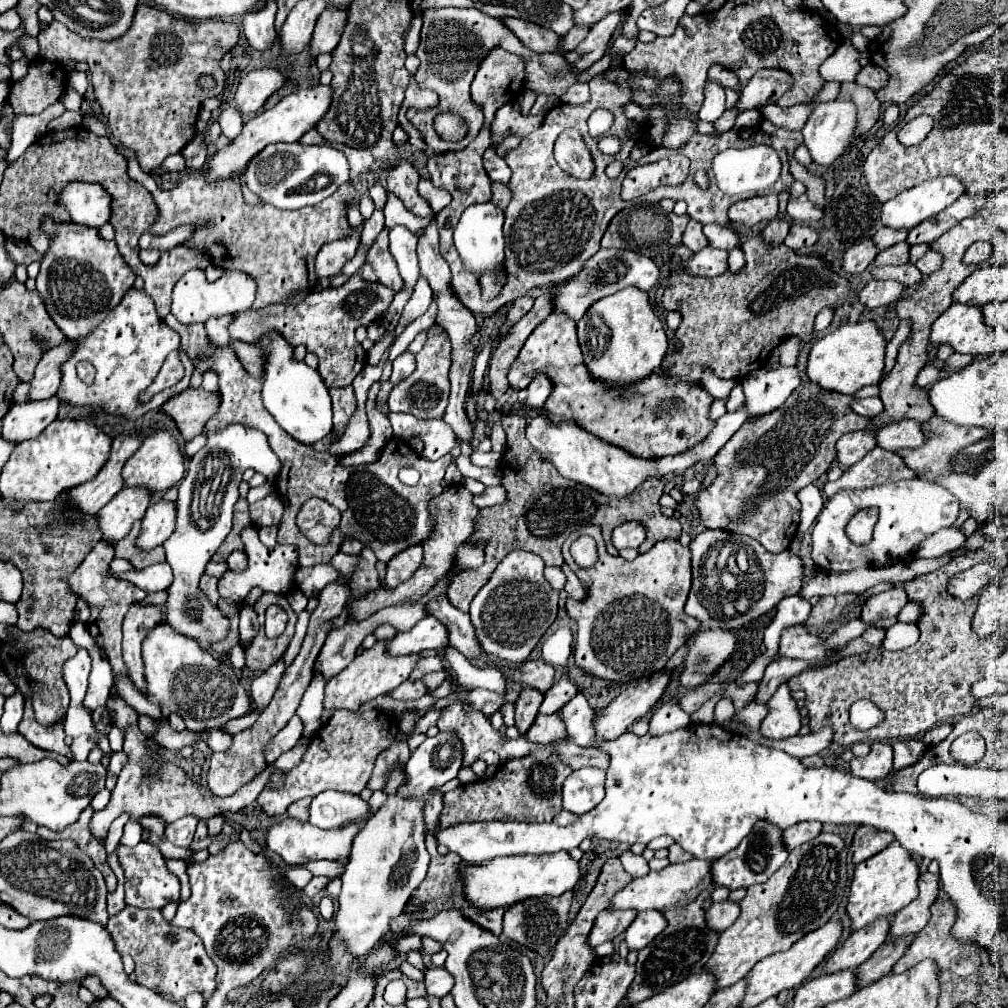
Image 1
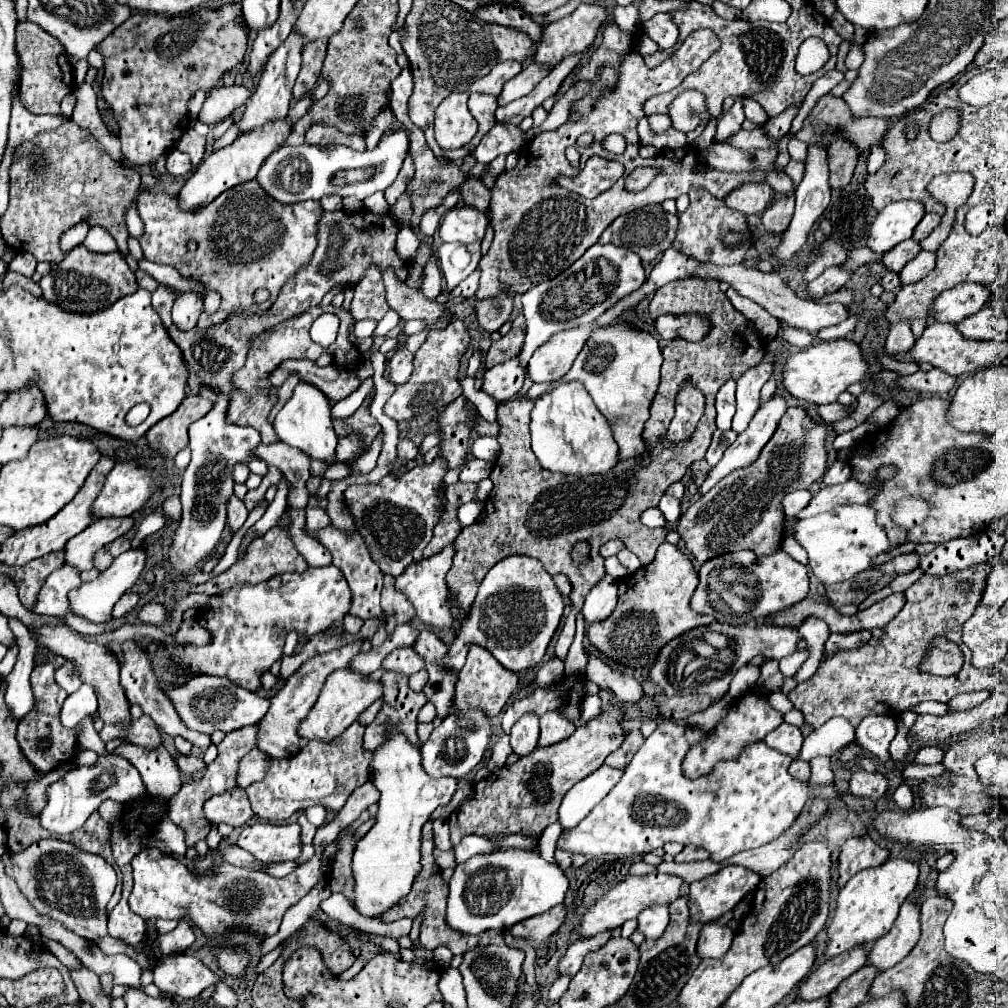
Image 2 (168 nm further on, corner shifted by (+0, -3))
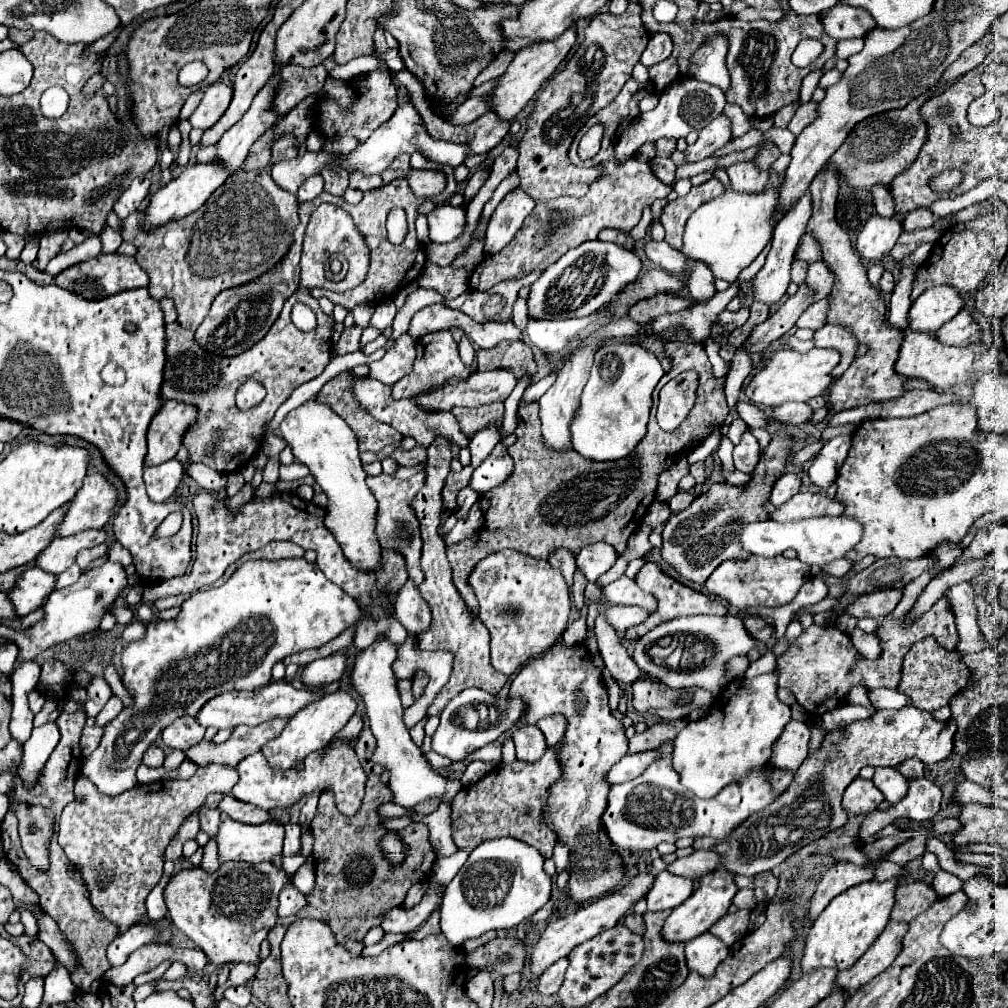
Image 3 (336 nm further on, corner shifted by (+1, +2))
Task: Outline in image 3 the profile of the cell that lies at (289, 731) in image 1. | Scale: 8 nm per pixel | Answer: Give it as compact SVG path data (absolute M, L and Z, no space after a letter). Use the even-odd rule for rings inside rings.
M207 765L199 767L197 773L187 781L155 781L149 785L135 785L133 789L109 797L97 791L97 787L83 775L75 783L75 801L71 801L59 819L59 845L65 849L67 859L79 869L83 885L89 891L89 901L109 921L117 923L119 933L133 927L141 915L147 913L145 897L159 883L163 871L163 851L169 841L177 835L181 821L189 817L197 807L205 803L209 793L229 793L237 783L235 767Z

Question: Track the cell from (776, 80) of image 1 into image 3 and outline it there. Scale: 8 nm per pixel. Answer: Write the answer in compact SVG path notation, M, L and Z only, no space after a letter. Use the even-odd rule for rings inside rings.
M719 115L705 129L701 129L699 139L693 145L687 145L687 149L683 151L685 161L687 163L701 161L701 159L713 155L713 151L723 147L729 139L731 139L731 121L725 115Z

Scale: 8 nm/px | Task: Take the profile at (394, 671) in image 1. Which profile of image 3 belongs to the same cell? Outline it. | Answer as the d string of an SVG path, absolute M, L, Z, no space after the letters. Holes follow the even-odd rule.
M343 691L329 693L321 701L315 701L311 705L307 705L301 713L291 717L289 723L285 725L285 729L281 731L281 735L275 737L273 741L269 741L261 749L261 753L269 761L271 769L281 769L281 771L295 769L309 753L323 749L331 741L331 737L347 725L347 721L355 713L355 709L357 709L357 703L351 699L349 693L343 693Z

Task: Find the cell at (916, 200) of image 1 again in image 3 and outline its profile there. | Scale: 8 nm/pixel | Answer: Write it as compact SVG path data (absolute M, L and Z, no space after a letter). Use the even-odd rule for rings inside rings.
M873 215L865 223L861 233L857 235L855 249L857 249L859 257L863 257L867 261L883 259L897 243L901 231L903 231L903 227L901 227L901 221L897 217L883 219L879 215Z

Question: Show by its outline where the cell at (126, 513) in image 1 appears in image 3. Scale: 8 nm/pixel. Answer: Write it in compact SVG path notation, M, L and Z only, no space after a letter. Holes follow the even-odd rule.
M91 529L91 531L81 531L77 535L71 537L55 537L37 557L35 557L35 567L59 575L63 573L67 567L71 567L75 563L75 555L81 549L87 547L95 547L99 543L105 541L105 531L103 529Z

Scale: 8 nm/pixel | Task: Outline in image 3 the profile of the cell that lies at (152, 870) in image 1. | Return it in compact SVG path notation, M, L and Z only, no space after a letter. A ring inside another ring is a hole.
M221 863L219 871L207 875L201 867L185 869L171 877L165 903L173 925L183 931L215 965L251 963L259 965L259 945L277 921L277 897L287 875L273 863Z

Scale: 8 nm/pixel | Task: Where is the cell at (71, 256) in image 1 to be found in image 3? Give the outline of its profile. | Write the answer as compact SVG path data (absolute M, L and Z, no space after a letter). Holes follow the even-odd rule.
M101 253L85 263L79 263L75 267L65 269L63 273L59 273L55 277L55 285L81 295L85 299L103 299L109 295L115 295L119 291L127 291L127 289L141 289L149 285L149 275L137 265L135 257L127 257L127 255L117 255L117 253Z

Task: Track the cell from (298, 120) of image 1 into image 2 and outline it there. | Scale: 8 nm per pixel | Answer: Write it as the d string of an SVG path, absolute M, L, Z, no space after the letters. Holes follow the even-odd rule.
M278 118L274 122L268 122L266 126L260 126L258 130L250 130L246 134L240 134L230 146L224 146L224 148L212 152L206 160L202 160L202 164L196 168L196 172L186 180L186 184L178 192L180 206L184 210L196 210L196 208L212 202L224 190L228 190L232 186L238 186L242 182L254 180L256 172L262 166L262 162L276 148L280 148L286 142L286 138L290 136L292 128L294 128L294 124L290 124L286 118Z

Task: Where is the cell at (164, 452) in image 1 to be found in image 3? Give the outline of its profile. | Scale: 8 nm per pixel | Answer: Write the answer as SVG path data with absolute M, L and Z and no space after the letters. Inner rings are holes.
M99 473L87 475L83 487L69 501L69 509L55 537L69 537L87 529L101 529L115 511L117 491Z

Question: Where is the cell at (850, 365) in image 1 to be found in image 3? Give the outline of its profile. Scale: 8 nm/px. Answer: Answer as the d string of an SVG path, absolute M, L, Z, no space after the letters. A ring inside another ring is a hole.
M815 347L805 355L793 349L779 349L771 355L769 363L751 377L751 381L745 385L743 391L747 399L759 407L775 407L779 403L789 403L789 401L807 401L823 395L825 389L829 389L829 385L833 383L833 377L829 373L837 363L839 363L839 353L835 349Z

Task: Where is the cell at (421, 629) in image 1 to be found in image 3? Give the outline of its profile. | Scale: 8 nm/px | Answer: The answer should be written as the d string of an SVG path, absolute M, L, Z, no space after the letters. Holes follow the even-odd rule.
M329 655L323 659L317 659L303 667L301 683L305 687L325 687L333 681L339 681L339 677L345 671L345 657L343 655Z

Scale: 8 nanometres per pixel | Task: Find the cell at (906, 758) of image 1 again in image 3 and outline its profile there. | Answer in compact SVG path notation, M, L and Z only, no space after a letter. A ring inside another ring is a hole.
M965 779L959 787L957 787L957 797L961 803L989 803L993 805L995 799L991 797L989 789L981 787L981 785L975 785L973 781Z

